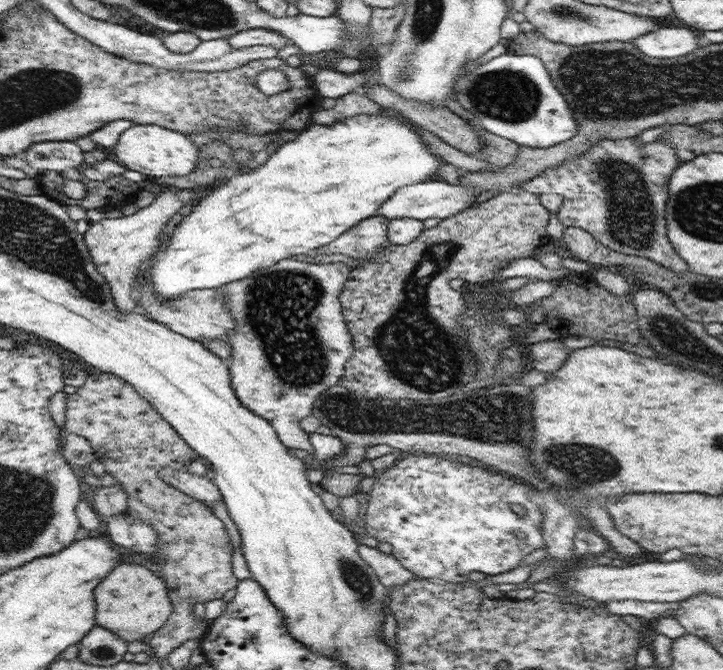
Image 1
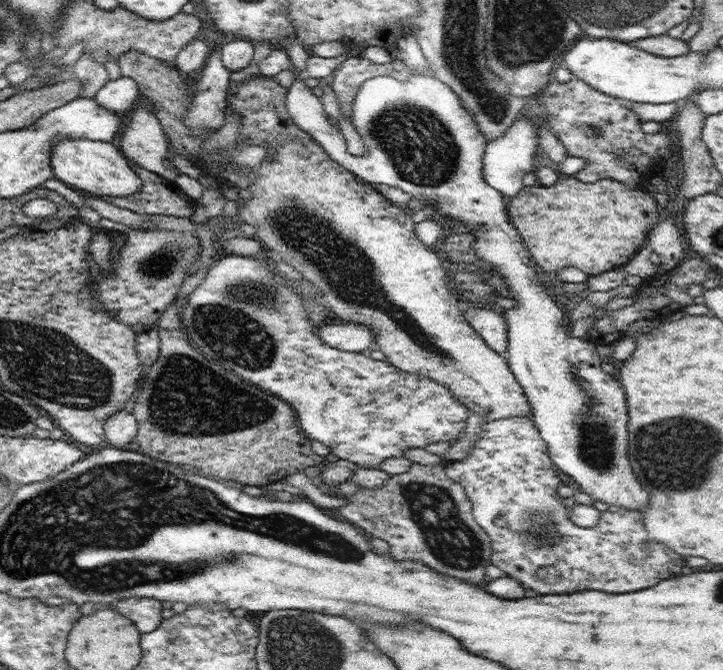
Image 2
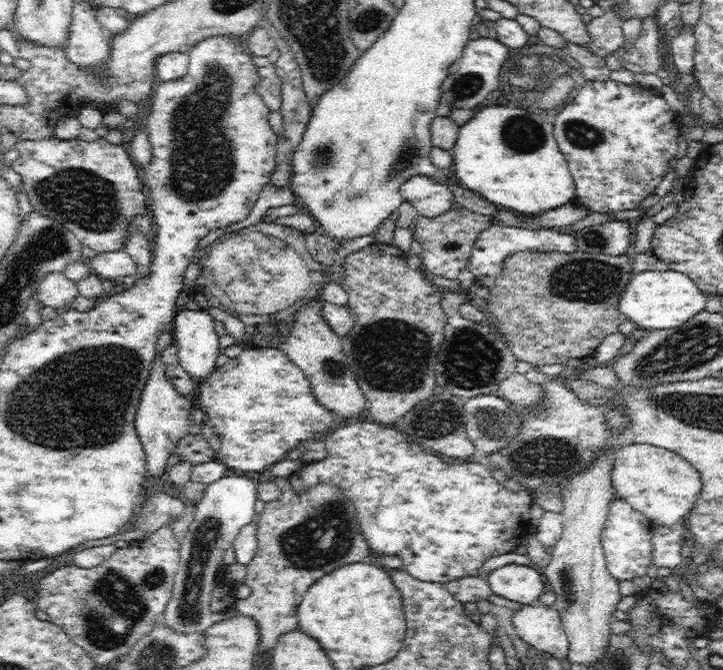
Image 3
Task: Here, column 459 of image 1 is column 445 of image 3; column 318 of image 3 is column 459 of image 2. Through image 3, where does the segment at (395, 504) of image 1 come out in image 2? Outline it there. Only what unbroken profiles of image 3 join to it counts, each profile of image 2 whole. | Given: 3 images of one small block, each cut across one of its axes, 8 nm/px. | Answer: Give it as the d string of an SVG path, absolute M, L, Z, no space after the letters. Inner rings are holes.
M514 417L498 419L496 421L484 422L484 432L480 434L480 438L476 440L476 444L472 446L468 458L461 462L446 462L445 471L451 480L462 486L467 497L472 501L472 514L475 521L486 531L491 540L491 564L506 572L509 577L517 580L525 589L532 589L537 594L572 594L572 592L582 592L582 590L604 590L604 592L614 592L614 594L622 594L622 592L634 592L634 590L644 590L650 586L656 586L660 580L666 578L674 578L682 574L685 560L674 550L663 545L661 542L649 539L647 530L644 526L643 514L638 510L628 510L618 505L608 505L608 509L600 512L600 522L598 526L583 527L578 526L570 517L569 510L562 503L558 494L558 487L563 483L558 477L558 473L552 467L554 464L548 454L546 442L540 437L539 431L533 424L530 417ZM496 518L504 518L506 526L496 526Z

